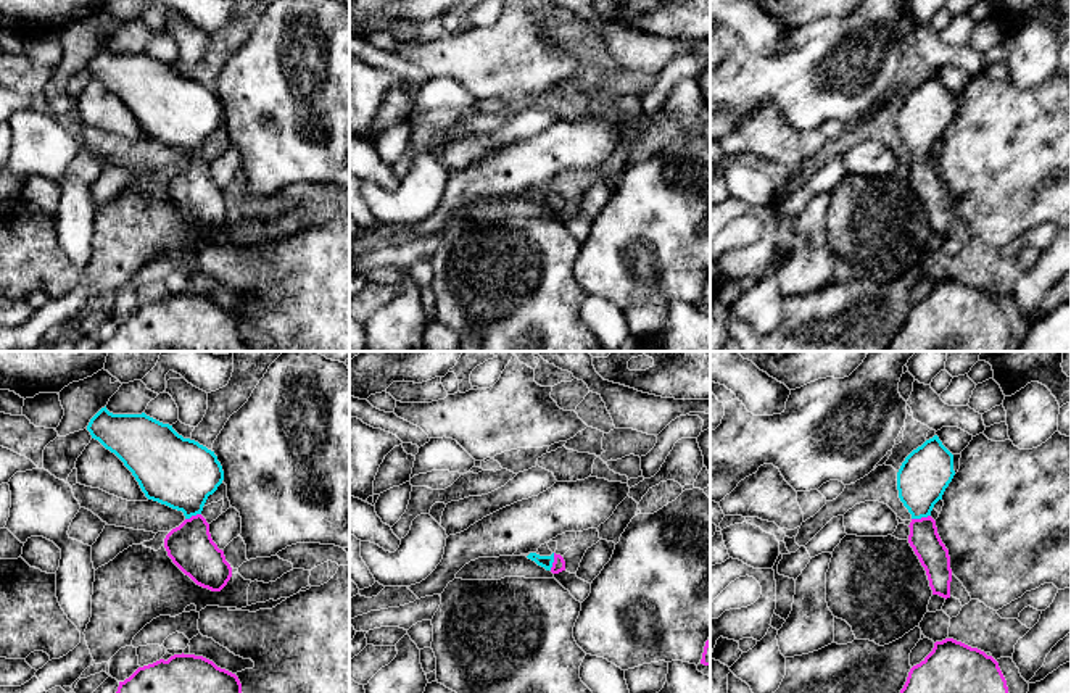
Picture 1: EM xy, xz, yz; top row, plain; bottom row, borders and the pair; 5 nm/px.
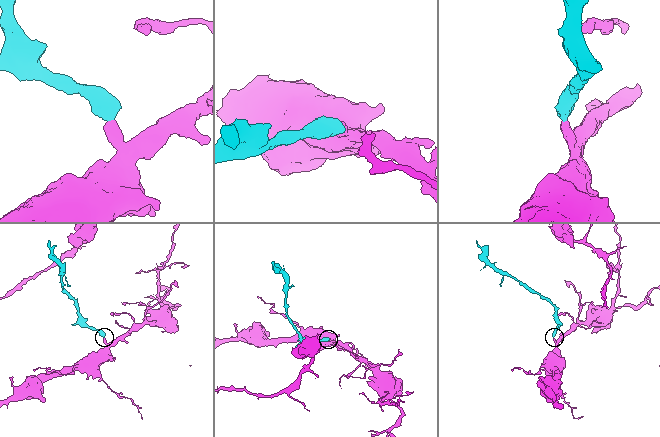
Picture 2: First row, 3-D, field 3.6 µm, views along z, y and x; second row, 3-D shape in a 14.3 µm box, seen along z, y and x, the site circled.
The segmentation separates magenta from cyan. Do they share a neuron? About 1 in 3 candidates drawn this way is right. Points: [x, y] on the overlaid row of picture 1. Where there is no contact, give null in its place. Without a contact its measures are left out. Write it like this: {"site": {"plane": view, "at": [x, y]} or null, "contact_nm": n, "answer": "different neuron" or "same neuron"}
{"site": {"plane": "yz", "at": [920, 519]}, "contact_nm": 100, "answer": "same neuron"}

